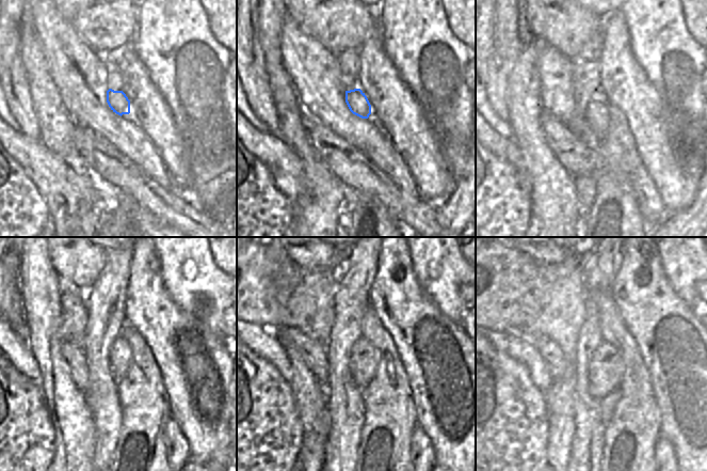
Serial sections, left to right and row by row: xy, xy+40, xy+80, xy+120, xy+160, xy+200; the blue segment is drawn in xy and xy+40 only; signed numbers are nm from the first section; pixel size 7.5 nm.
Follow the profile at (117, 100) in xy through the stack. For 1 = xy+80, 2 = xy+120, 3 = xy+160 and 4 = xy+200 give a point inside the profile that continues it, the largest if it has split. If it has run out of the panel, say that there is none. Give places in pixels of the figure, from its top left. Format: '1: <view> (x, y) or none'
1: xy+80 (597, 114)
2: xy+120 (121, 355)
3: xy+160 (364, 357)
4: xy+200 (606, 366)

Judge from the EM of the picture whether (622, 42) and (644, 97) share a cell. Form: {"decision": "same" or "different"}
{"decision": "same"}

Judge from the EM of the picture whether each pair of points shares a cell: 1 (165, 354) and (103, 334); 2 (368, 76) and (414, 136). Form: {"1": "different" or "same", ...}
{"1": "different", "2": "same"}

